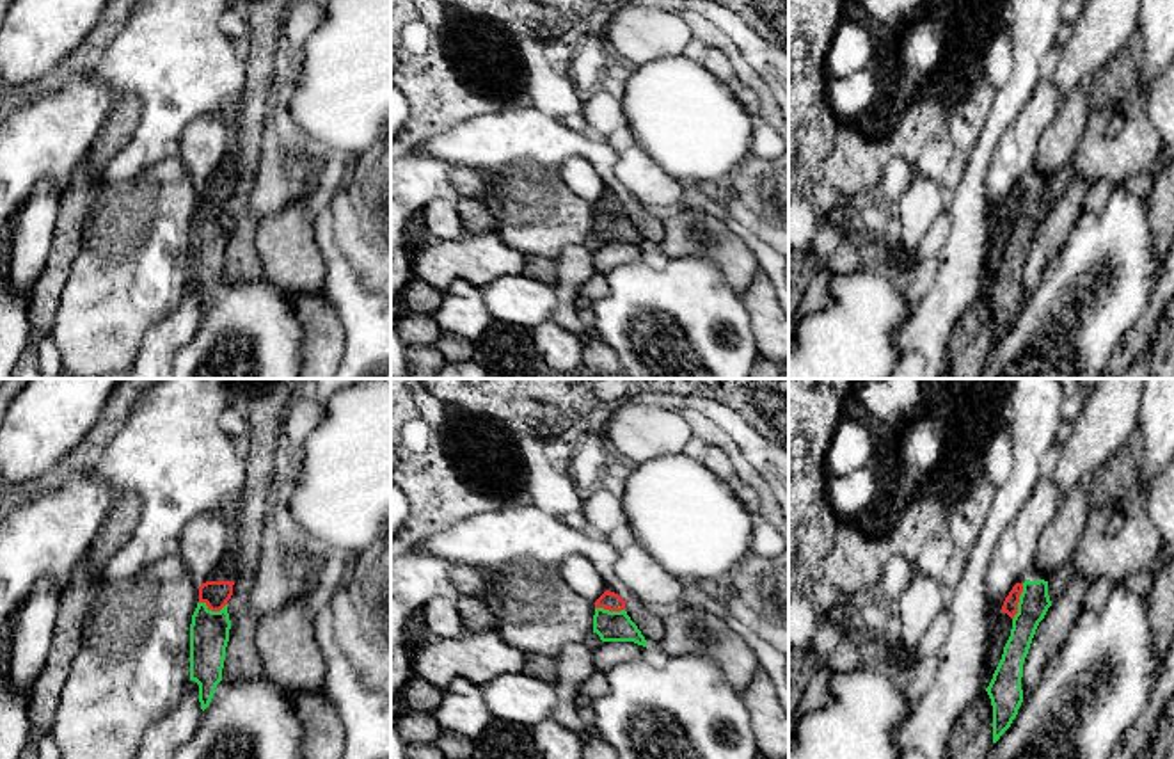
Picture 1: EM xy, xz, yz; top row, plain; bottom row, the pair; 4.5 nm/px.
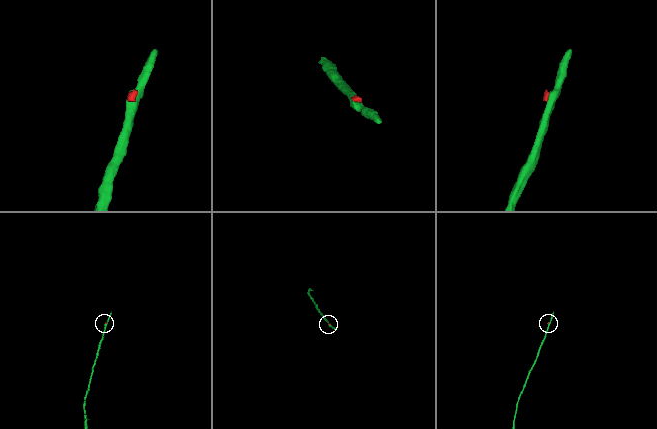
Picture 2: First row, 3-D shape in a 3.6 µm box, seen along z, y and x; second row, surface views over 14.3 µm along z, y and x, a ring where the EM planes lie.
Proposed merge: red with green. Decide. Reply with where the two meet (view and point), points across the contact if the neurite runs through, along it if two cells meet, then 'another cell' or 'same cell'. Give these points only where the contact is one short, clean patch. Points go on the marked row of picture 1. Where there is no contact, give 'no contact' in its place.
meets red in yz at (1018, 601); border along yz (1023, 583), (1018, 612), (1013, 619); another cell

